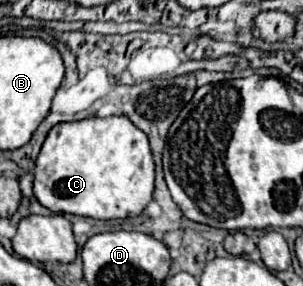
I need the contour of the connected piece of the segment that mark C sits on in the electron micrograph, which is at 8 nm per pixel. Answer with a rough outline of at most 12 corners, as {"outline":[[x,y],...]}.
{"outline":[[124,115],[58,123],[34,195],[54,213],[134,217],[148,137]]}

